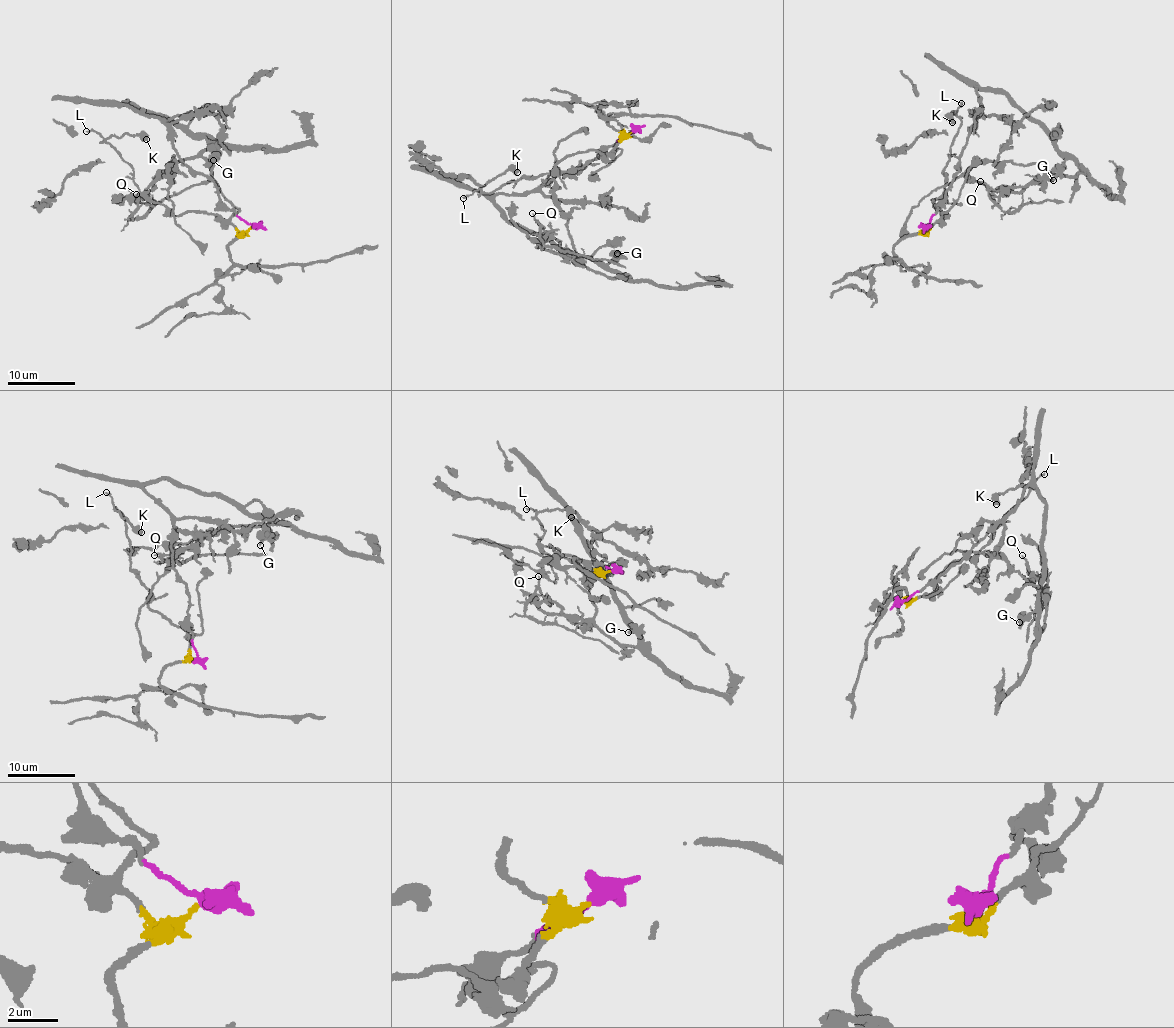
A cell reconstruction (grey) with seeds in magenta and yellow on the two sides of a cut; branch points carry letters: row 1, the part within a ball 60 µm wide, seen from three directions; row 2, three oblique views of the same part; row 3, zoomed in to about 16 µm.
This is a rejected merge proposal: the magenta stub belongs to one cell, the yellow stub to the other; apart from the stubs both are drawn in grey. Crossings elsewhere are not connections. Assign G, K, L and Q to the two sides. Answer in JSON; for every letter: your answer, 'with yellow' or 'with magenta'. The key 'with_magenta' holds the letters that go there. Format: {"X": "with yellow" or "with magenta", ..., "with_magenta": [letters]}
{"G": "with magenta", "K": "with yellow", "L": "with yellow", "Q": "with magenta", "with_magenta": ["G", "Q"]}

